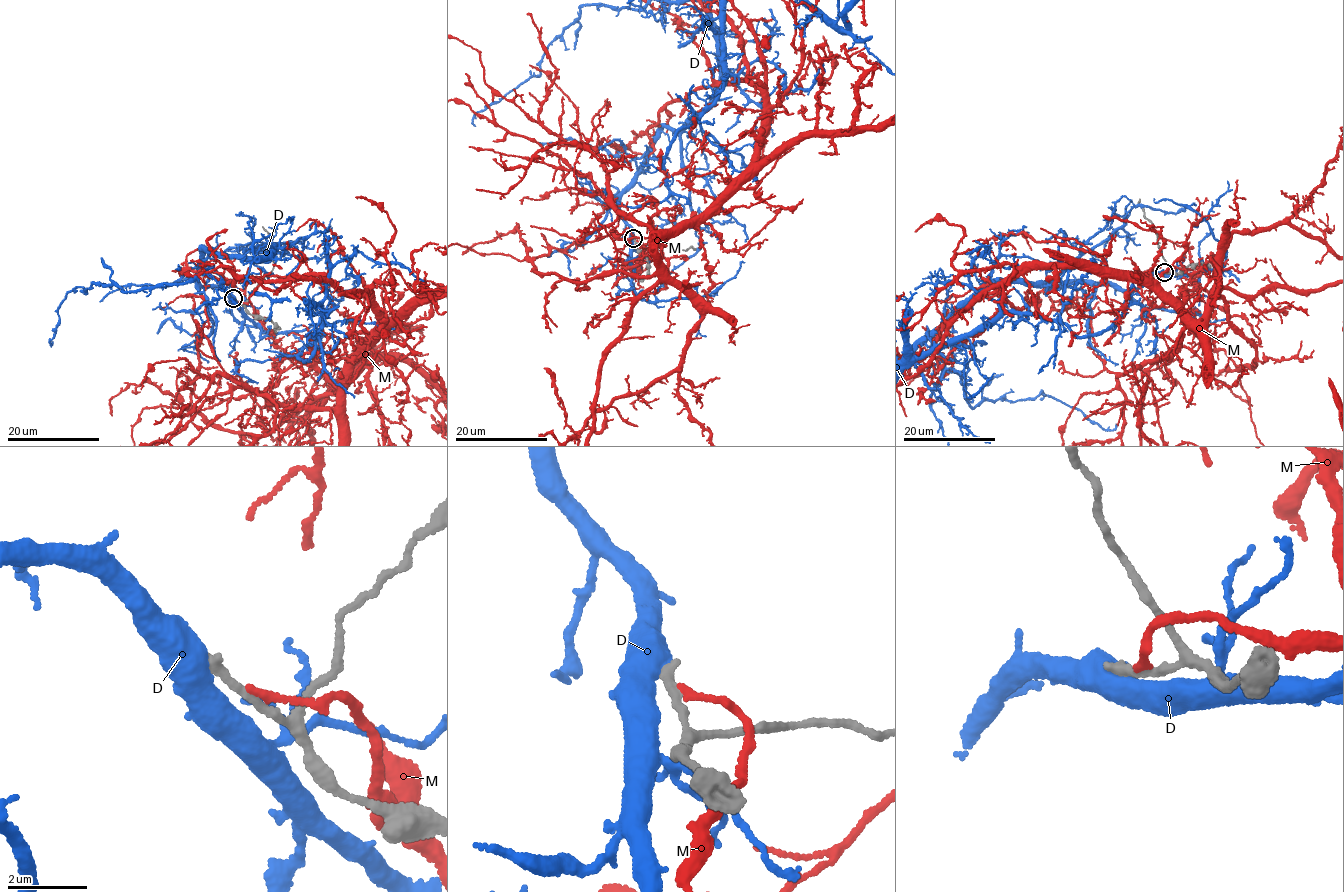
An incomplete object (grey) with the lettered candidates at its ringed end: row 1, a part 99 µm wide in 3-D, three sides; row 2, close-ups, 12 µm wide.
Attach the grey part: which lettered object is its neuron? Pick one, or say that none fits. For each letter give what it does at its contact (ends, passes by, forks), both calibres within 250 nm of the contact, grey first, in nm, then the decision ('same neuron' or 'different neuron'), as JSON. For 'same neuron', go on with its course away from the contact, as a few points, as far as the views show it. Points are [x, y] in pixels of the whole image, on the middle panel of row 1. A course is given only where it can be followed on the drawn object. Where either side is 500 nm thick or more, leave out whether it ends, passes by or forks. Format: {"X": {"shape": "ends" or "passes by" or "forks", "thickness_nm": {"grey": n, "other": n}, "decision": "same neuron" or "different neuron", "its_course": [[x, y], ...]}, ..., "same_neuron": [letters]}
{"D": {"thickness_nm": {"grey": 300, "other": 550}, "decision": "different neuron"}, "M": {"shape": "ends", "thickness_nm": {"grey": 200, "other": 200}, "decision": "different neuron"}, "same_neuron": []}

